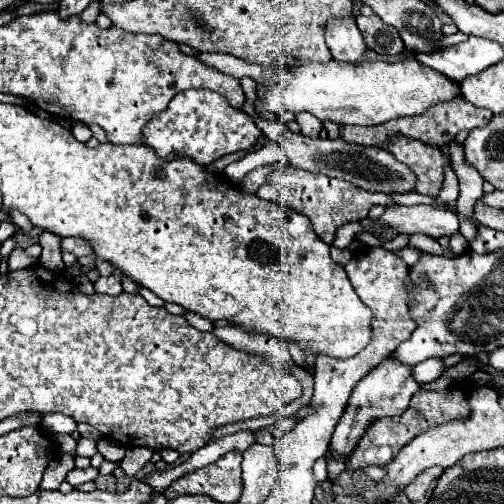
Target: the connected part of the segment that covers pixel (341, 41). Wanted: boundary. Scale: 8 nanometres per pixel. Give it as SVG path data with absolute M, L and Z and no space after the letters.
M349 16L349 18L329 20L325 30L325 40L333 54L333 60L349 62L349 64L365 62L369 50L363 40L363 34L355 24L355 18Z

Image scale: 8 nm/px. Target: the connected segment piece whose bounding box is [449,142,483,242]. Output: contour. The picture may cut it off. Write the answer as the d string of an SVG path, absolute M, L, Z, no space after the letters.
M457 142L449 144L451 148L451 166L459 178L459 198L457 198L457 216L461 220L459 232L465 236L467 242L475 238L475 224L473 224L473 206L483 196L483 178L464 158L463 146Z

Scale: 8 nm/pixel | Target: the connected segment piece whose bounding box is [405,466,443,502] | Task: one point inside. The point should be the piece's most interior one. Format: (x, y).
(415, 490)

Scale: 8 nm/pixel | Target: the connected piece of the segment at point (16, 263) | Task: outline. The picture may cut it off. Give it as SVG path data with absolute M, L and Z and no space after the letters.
M15 248L15 250L11 252L9 260L7 260L7 270L9 270L9 272L15 272L15 270L21 270L21 268L29 268L33 262L35 262L35 260L29 258L29 256L25 256L21 248Z

